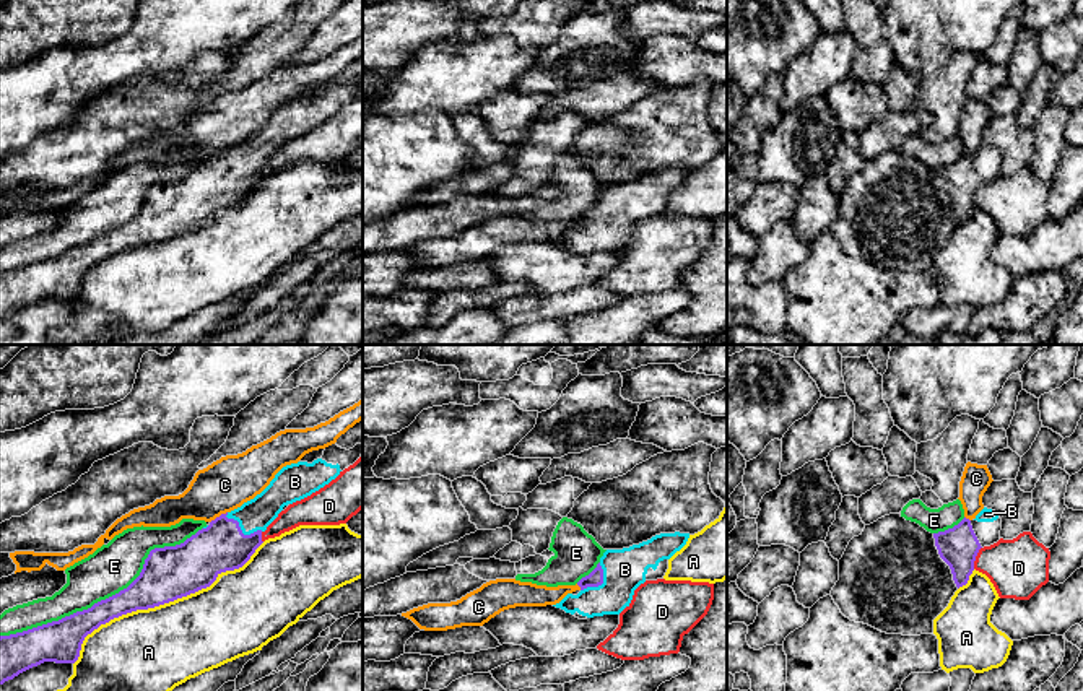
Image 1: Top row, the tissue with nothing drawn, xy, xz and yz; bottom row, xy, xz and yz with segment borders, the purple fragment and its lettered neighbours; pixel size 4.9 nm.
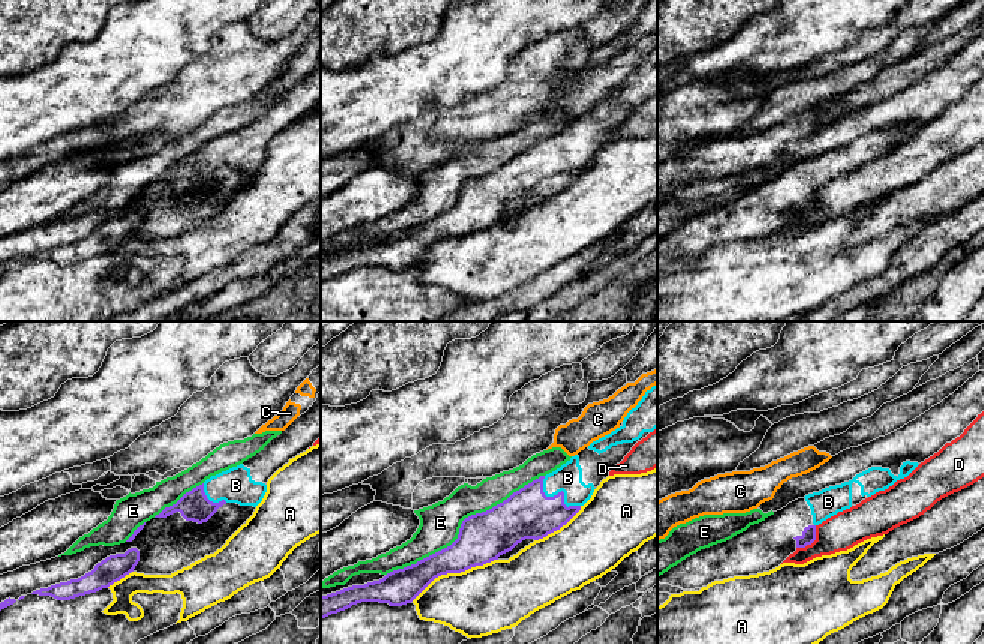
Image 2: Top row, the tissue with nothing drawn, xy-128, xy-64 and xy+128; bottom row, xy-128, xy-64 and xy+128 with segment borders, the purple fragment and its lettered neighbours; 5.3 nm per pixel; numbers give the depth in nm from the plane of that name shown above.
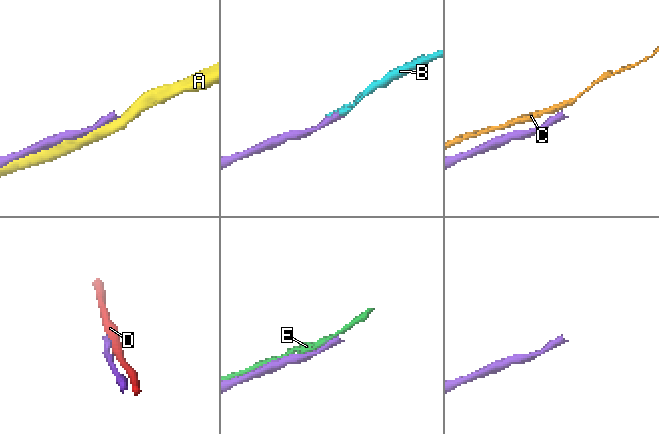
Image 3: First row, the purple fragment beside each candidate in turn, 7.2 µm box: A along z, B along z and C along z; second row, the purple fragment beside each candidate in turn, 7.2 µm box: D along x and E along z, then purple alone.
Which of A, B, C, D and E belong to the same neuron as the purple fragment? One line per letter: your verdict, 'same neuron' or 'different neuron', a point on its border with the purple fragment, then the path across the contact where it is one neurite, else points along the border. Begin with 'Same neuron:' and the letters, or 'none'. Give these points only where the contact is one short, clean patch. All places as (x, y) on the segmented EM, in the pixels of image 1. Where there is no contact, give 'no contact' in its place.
Same neuron: B
A: different neuron | xy (161, 604)
B: same neuron | xy (241, 530)
C: different neuron | xy (220, 516) | along xy (226, 511), (210, 522)
D: different neuron | yz (974, 558)
E: different neuron | xy (106, 599)

